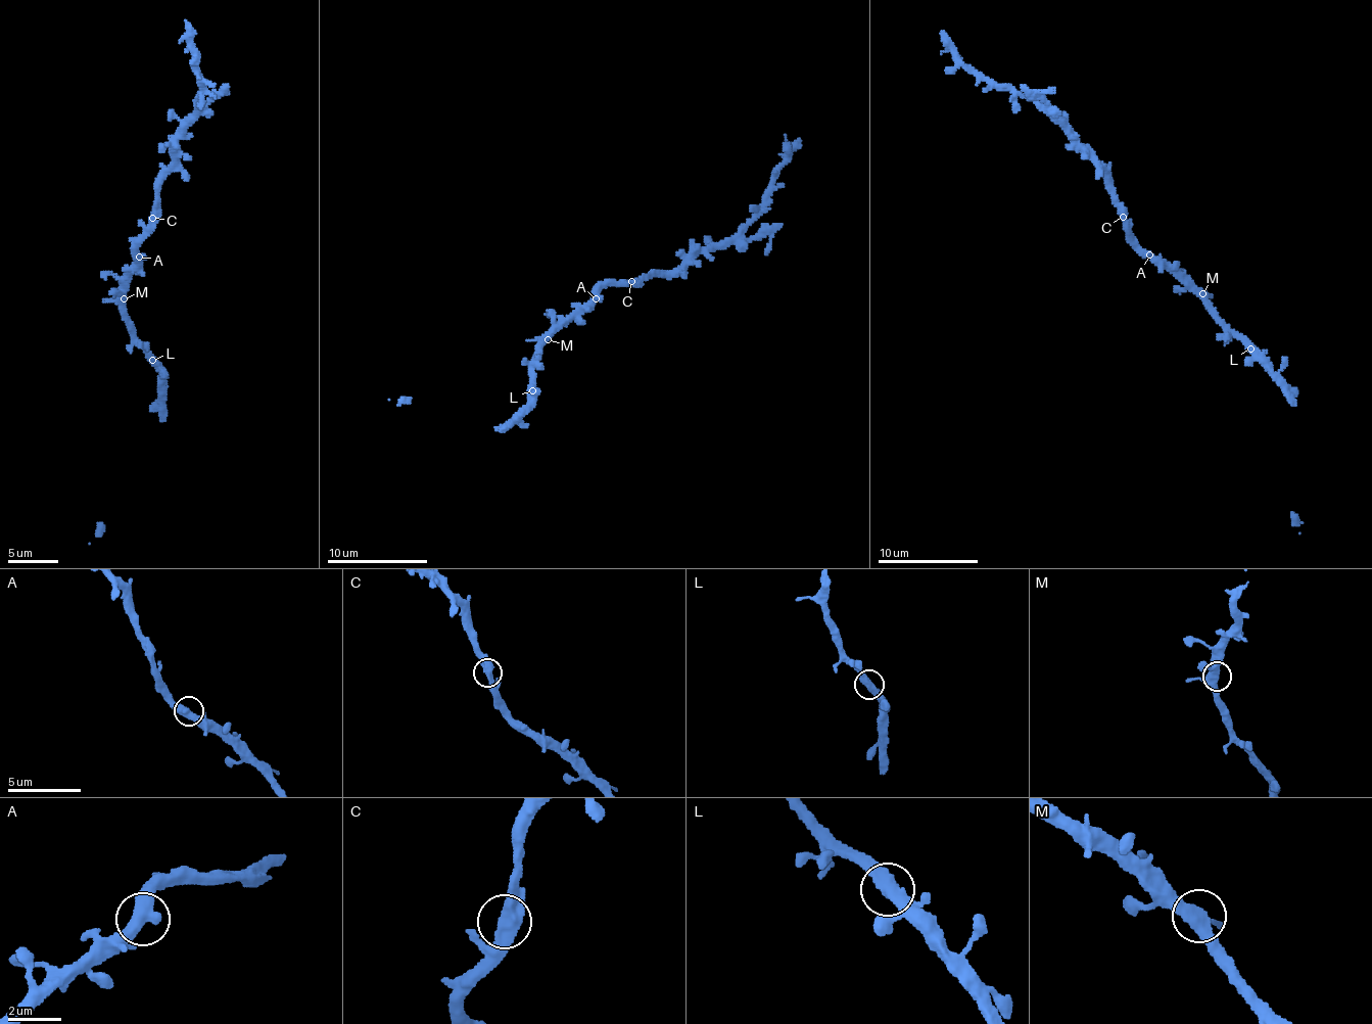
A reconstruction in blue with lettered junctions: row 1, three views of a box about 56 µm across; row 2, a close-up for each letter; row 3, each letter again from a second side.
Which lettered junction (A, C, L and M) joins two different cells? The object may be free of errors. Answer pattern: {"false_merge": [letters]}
{"false_merge": []}

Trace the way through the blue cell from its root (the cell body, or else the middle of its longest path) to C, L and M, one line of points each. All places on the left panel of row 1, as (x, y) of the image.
C: (134, 265), (139, 241), (151, 217)
L: (134, 265), (123, 304), (137, 341), (152, 360)
M: (134, 265), (124, 298)

